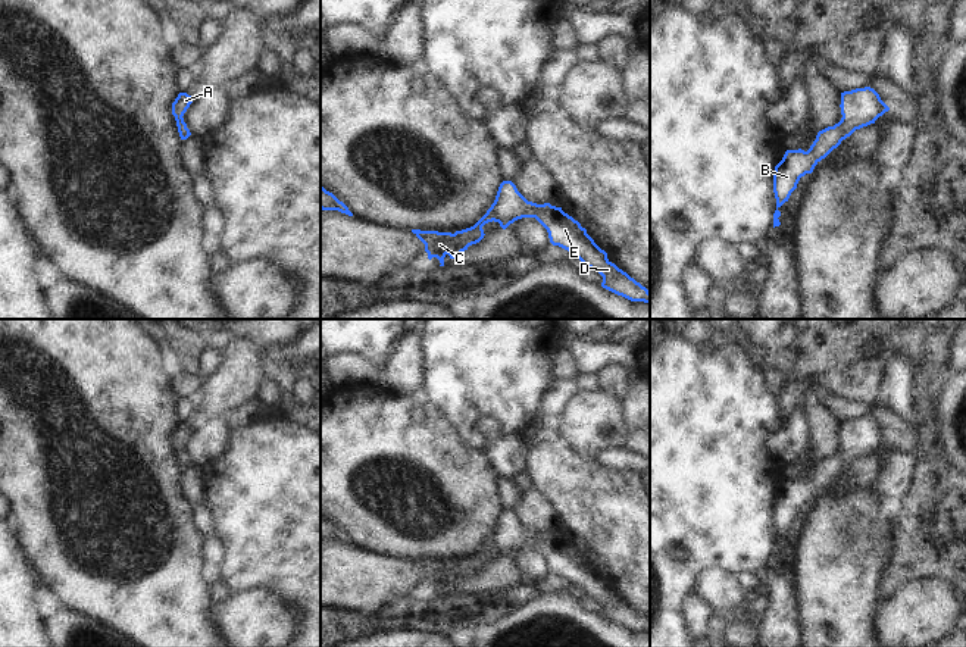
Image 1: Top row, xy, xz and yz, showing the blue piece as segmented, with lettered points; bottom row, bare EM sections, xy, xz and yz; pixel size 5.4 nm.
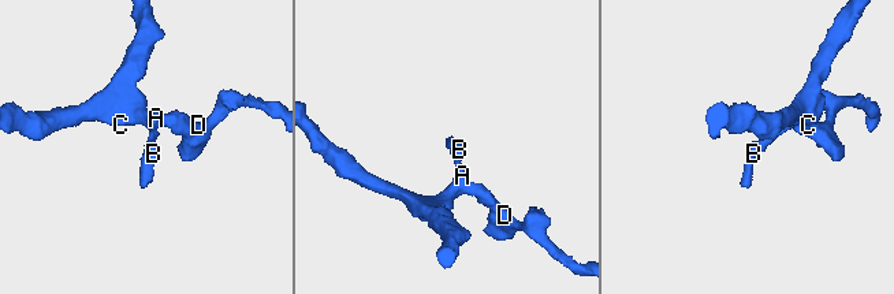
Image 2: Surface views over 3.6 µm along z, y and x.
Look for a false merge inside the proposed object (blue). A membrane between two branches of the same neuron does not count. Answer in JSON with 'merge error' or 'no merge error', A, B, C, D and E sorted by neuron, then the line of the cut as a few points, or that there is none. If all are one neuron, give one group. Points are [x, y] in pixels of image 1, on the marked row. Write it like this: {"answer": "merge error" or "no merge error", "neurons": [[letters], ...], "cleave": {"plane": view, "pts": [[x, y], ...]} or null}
{"answer": "no merge error", "neurons": [["A", "B", "C", "D", "E"]], "cleave": null}

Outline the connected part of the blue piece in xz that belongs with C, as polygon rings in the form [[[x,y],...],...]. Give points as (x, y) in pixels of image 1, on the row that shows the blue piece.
[[[512,181],[500,184],[494,203],[473,226],[454,234],[421,229],[412,229],[412,232],[425,244],[428,259],[437,257],[440,266],[444,266],[447,254],[450,259],[456,259],[469,246],[484,238],[482,226],[485,224],[494,221],[506,229],[522,218],[535,218],[547,229],[553,246],[568,250],[585,266],[598,272],[603,276],[603,288],[631,301],[650,303],[650,291],[612,263],[607,253],[594,243],[578,221],[565,213],[562,207],[528,201]]]

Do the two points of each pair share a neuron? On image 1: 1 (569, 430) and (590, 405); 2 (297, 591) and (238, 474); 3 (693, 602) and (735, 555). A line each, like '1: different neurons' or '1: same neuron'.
1: same neuron
2: same neuron
3: different neurons

